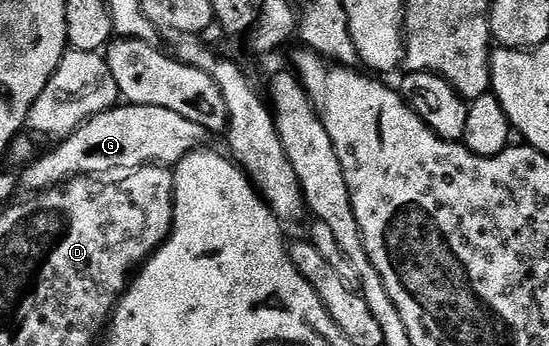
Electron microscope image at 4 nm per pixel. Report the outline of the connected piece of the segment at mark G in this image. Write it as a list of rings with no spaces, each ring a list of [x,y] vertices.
[[[117,105],[112,110],[99,112],[88,118],[73,134],[62,138],[54,151],[34,158],[20,172],[19,183],[26,192],[50,191],[70,179],[105,177],[108,171],[128,173],[150,165],[176,165],[193,151],[202,150],[211,139],[211,132],[195,121],[174,113],[171,109],[159,109],[159,105]]]

